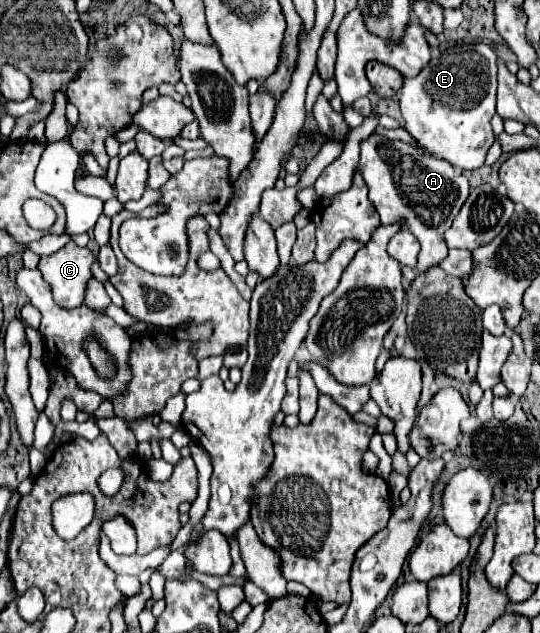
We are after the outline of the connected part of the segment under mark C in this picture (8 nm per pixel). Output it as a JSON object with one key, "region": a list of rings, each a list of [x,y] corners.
{"region":[[[72,240],[52,256],[42,256],[38,270],[52,284],[54,300],[62,308],[84,304],[86,286],[92,278],[96,256],[88,248],[76,246]]]}

